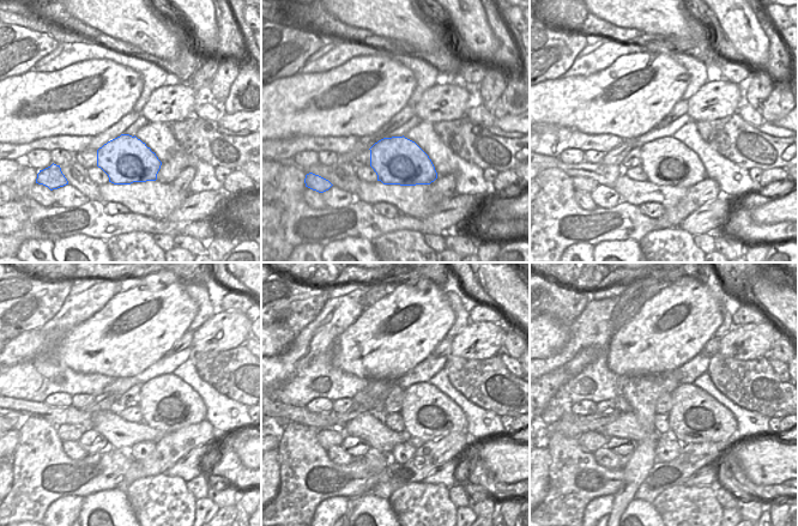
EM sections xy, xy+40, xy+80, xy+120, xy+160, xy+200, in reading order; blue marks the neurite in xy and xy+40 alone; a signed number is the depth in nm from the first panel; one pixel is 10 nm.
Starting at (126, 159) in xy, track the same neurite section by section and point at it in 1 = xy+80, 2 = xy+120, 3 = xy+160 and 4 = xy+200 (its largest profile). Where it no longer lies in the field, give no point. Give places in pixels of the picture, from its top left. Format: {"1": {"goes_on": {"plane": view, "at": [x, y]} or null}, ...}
{"1": {"goes_on": {"plane": "xy+80", "at": [666, 161]}}, "2": {"goes_on": {"plane": "xy+120", "at": [155, 417]}}, "3": {"goes_on": {"plane": "xy+160", "at": [429, 415]}}, "4": {"goes_on": {"plane": "xy+200", "at": [696, 417]}}}

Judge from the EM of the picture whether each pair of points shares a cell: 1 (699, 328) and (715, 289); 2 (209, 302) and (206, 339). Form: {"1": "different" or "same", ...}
{"1": "different", "2": "different"}

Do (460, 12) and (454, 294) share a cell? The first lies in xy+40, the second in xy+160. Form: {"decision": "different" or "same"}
{"decision": "different"}

